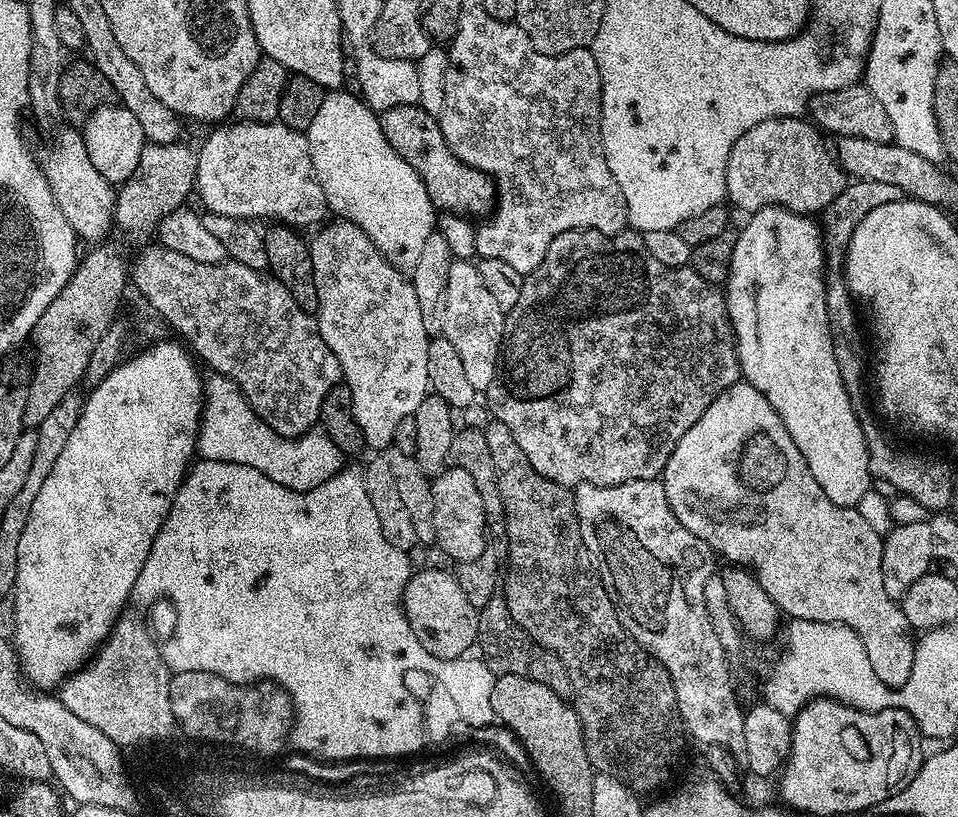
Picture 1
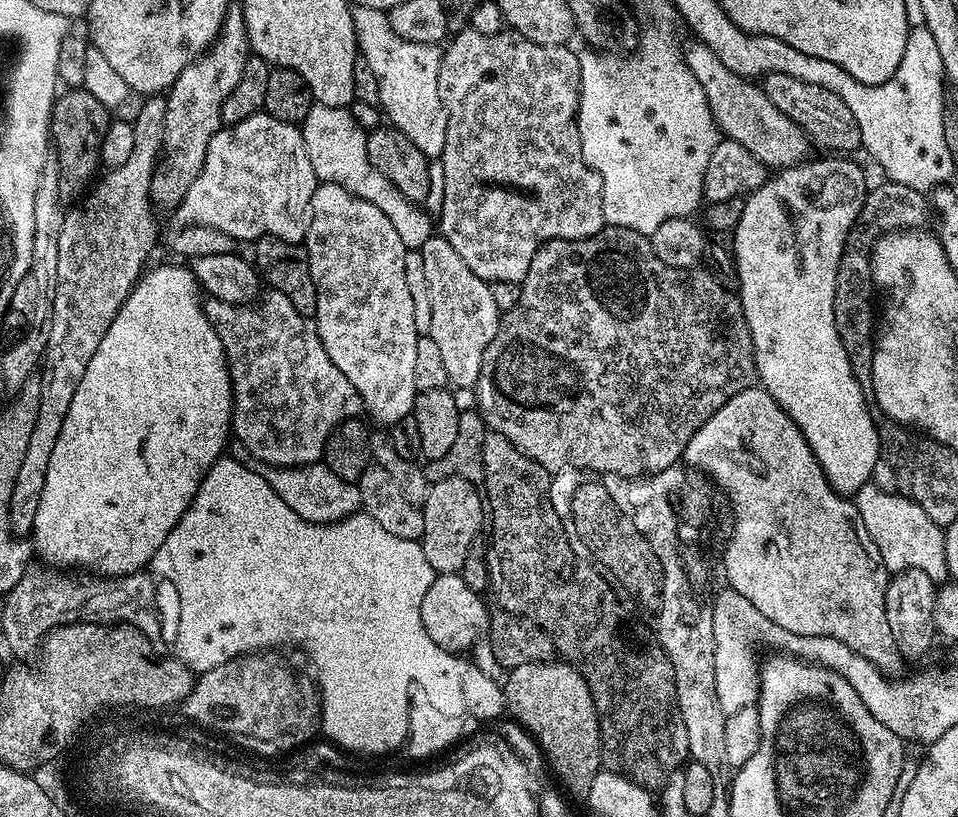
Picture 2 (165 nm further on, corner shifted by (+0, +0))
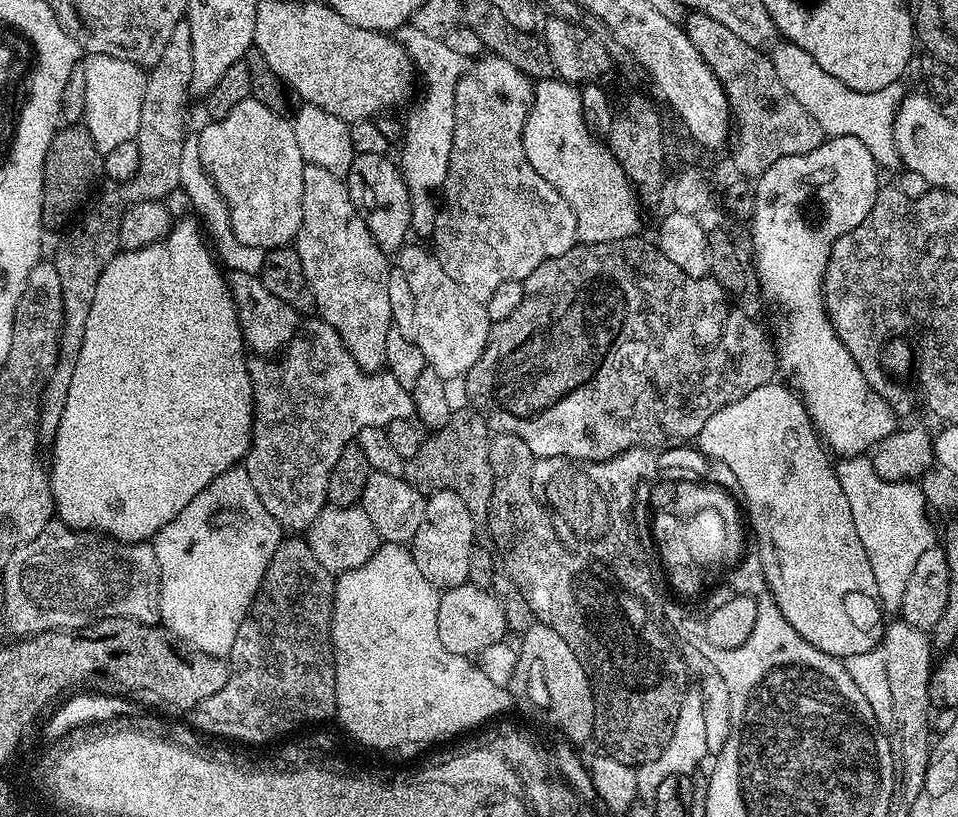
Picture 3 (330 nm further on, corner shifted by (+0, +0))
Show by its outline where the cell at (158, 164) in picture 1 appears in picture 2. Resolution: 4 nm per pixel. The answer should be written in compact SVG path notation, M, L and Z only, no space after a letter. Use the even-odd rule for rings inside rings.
M229 7L222 22L222 30L216 35L216 41L178 78L166 93L166 118L164 119L164 141L160 147L160 158L156 162L154 178L150 184L152 203L157 209L174 210L186 198L186 190L194 186L194 178L206 162L206 150L210 138L221 128L220 115L222 102L226 94L238 86L242 79L242 70L250 55L246 22L239 7Z

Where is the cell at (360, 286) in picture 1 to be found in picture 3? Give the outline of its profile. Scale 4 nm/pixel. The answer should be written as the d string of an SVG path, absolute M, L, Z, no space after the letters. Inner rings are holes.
M304 165L302 174L302 226L298 230L294 247L302 258L302 270L306 270L306 282L314 294L315 311L342 338L346 350L366 373L381 371L386 365L386 334L392 326L390 294L388 293L389 257L376 245L376 240L364 224L360 211L348 193L347 183L341 177L322 170L322 166Z

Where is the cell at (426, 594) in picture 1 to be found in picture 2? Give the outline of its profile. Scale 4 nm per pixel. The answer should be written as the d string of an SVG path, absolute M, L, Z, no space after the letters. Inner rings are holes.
M459 574L437 575L430 590L426 590L426 598L422 598L422 626L426 626L426 634L430 634L442 650L467 653L467 648L474 647L479 640L481 642L487 637L490 616L484 602L485 597L470 590Z

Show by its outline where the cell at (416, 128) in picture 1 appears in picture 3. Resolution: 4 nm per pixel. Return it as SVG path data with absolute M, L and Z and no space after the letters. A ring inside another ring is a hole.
M355 153L346 183L350 198L360 211L360 216L376 240L376 245L386 254L396 254L409 239L408 227L412 224L414 197L408 190L404 173L400 171L397 161L388 159L385 154Z

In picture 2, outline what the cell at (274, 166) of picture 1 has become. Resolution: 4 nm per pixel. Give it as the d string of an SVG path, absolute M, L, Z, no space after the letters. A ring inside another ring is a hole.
M261 110L242 122L221 126L210 138L206 162L194 186L174 209L175 227L212 227L237 242L277 236L299 244L308 234L317 183L300 128Z

